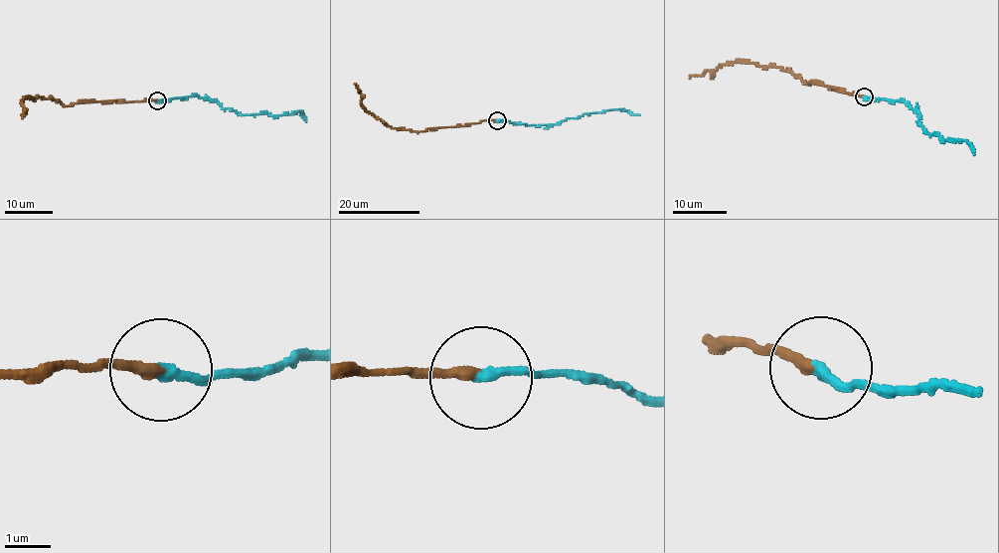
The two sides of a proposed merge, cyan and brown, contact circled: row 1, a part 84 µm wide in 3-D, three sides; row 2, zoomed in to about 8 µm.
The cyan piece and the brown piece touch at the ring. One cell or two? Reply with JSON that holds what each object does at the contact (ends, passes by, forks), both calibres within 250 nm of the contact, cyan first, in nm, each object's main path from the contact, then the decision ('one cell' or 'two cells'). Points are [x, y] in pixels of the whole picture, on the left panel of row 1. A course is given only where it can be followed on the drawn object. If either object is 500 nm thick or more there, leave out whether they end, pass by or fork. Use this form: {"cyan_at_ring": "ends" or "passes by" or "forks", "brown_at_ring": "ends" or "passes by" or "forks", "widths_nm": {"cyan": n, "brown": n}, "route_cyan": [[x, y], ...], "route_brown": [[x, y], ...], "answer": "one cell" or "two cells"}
{"cyan_at_ring": "ends", "brown_at_ring": "ends", "widths_nm": {"cyan": 240, "brown": 240}, "route_cyan": [[156, 100], [198, 95], [215, 99], [224, 107], [251, 115], [266, 111], [273, 116], [300, 111], [306, 122]], "route_brown": [[157, 100], [83, 100], [65, 106], [49, 97], [33, 100], [30, 96], [21, 103], [25, 109], [22, 117]], "answer": "one cell"}

